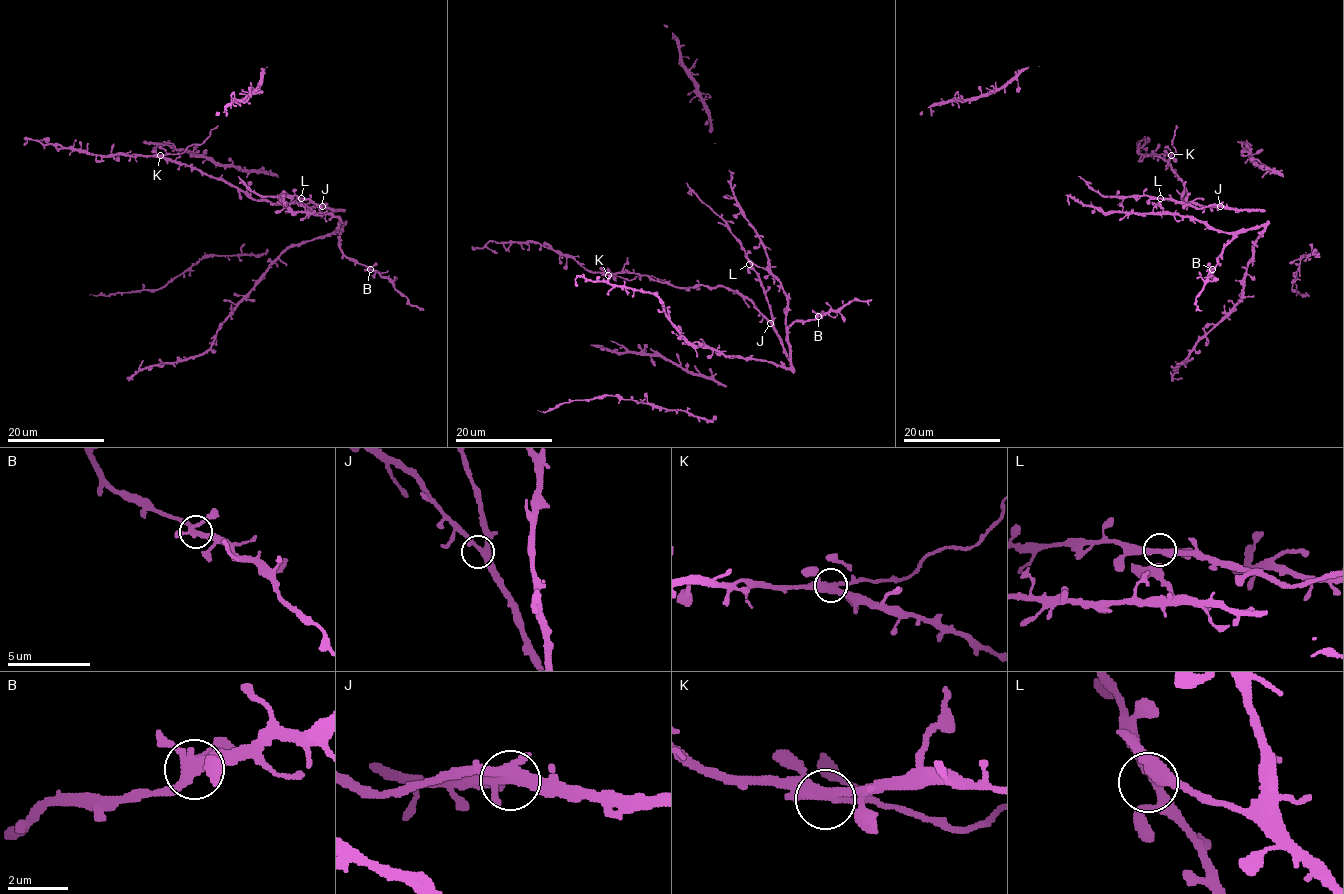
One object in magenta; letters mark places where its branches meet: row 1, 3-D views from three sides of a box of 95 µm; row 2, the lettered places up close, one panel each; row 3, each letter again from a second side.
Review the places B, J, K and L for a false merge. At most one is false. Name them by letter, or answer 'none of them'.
K

